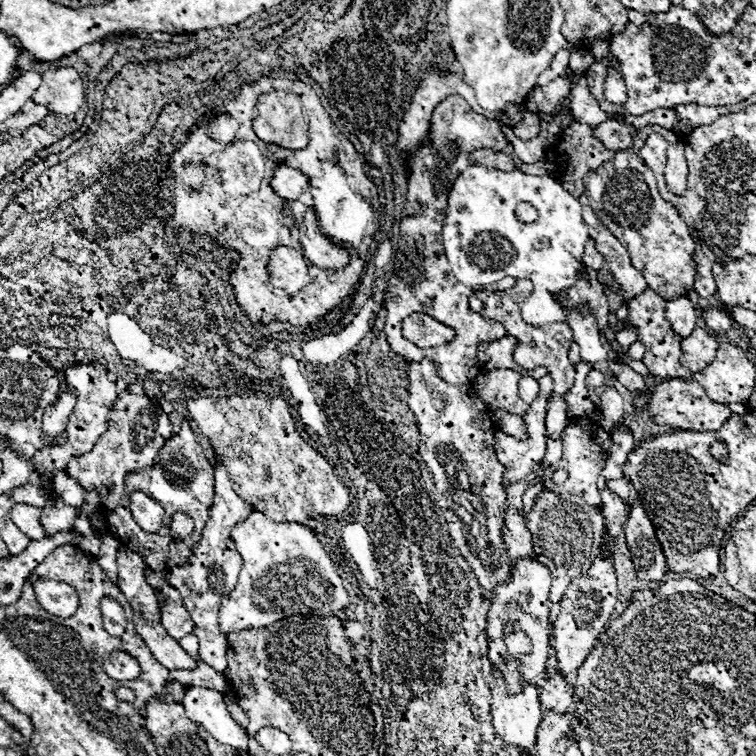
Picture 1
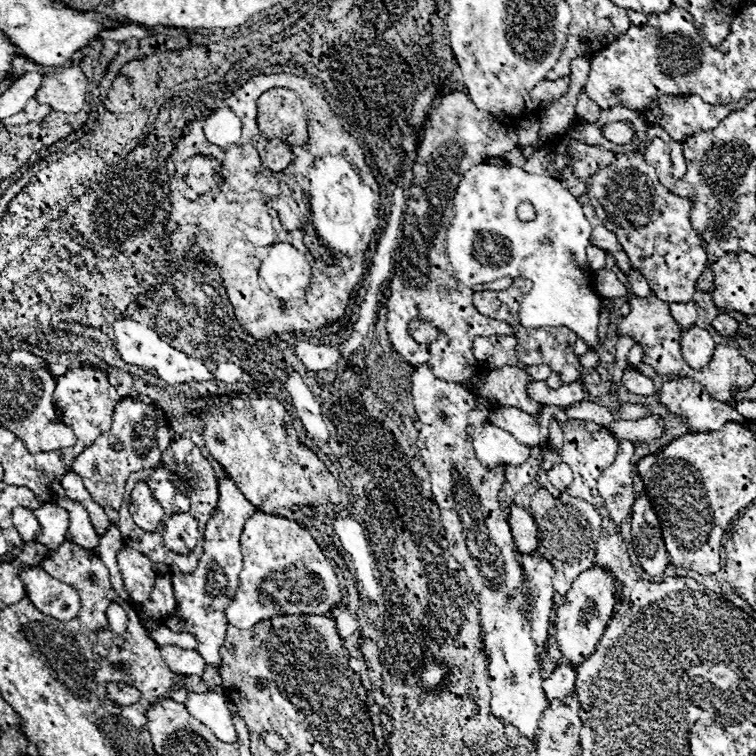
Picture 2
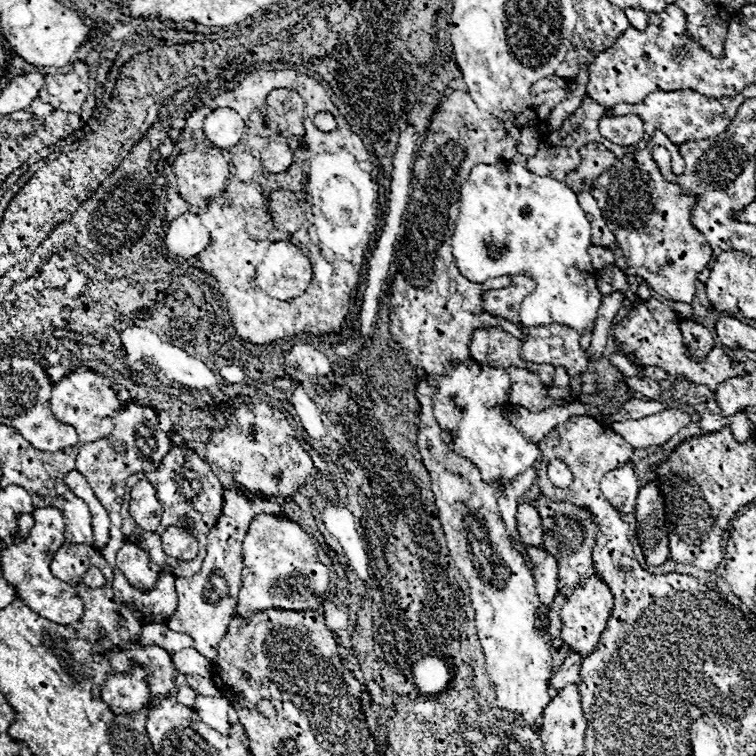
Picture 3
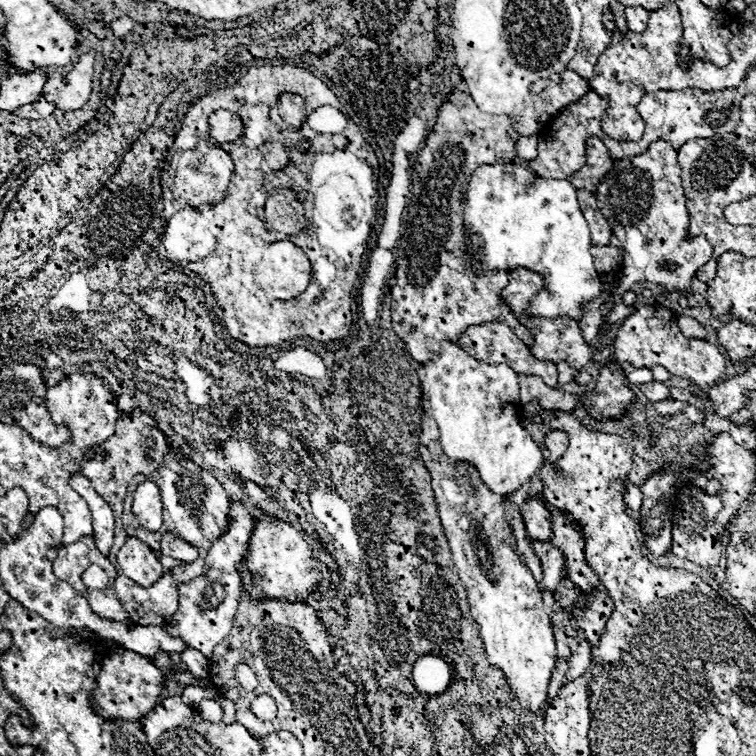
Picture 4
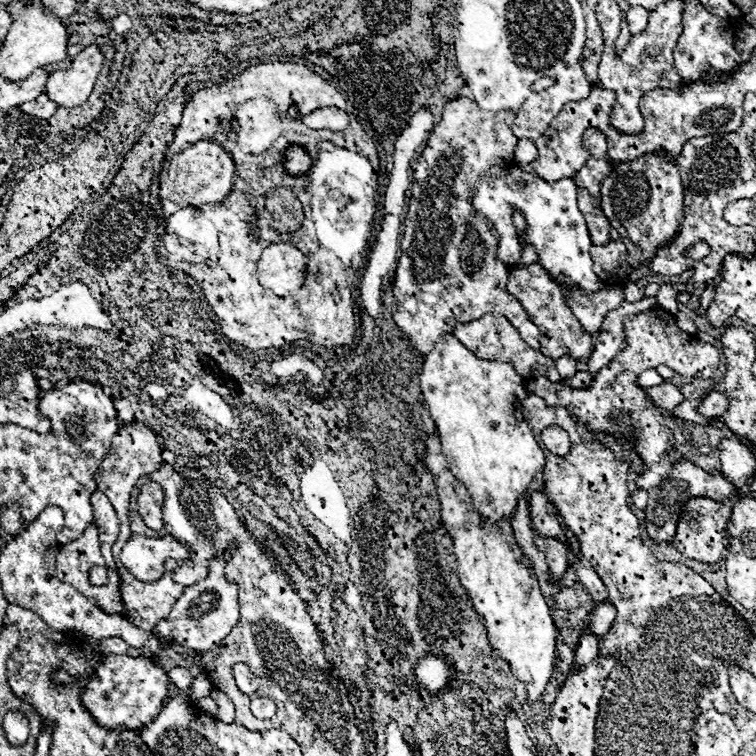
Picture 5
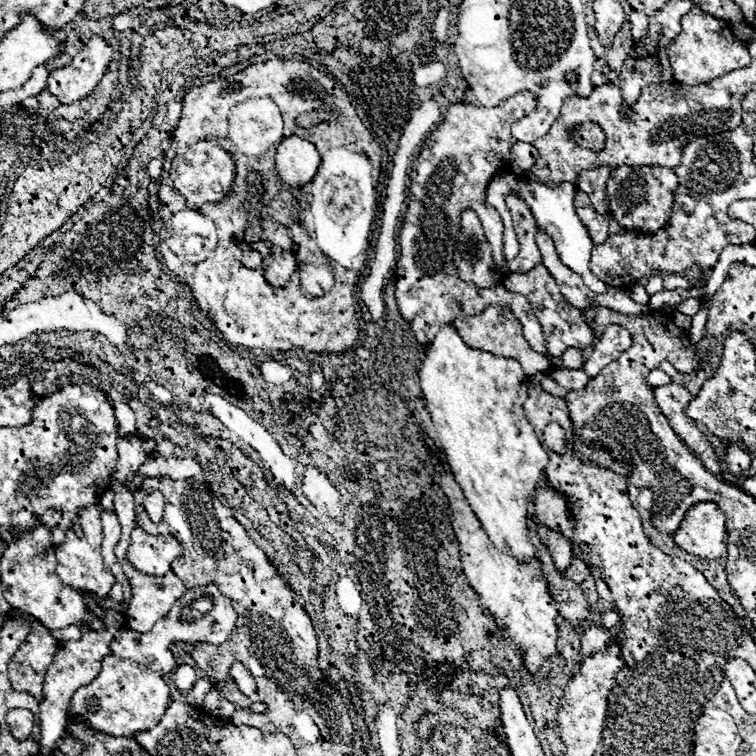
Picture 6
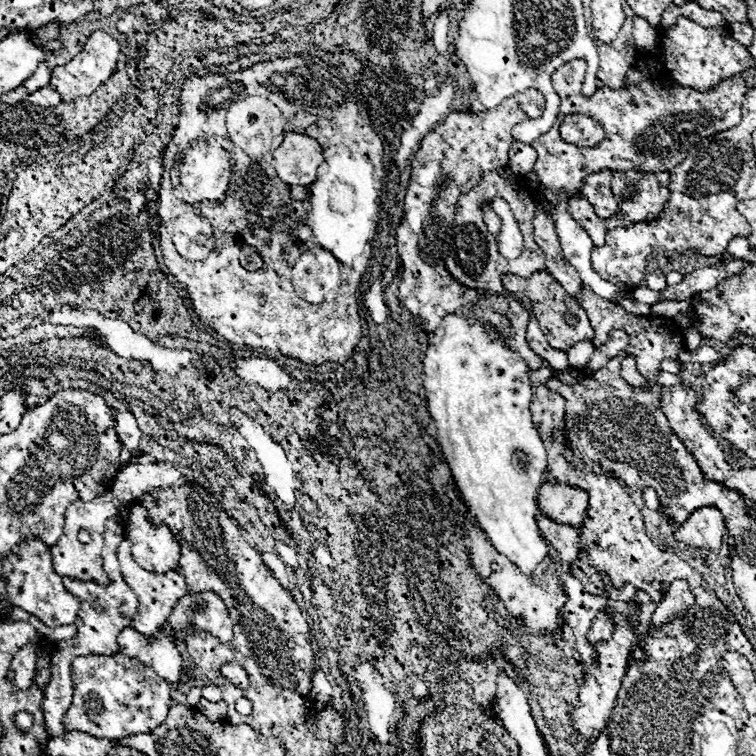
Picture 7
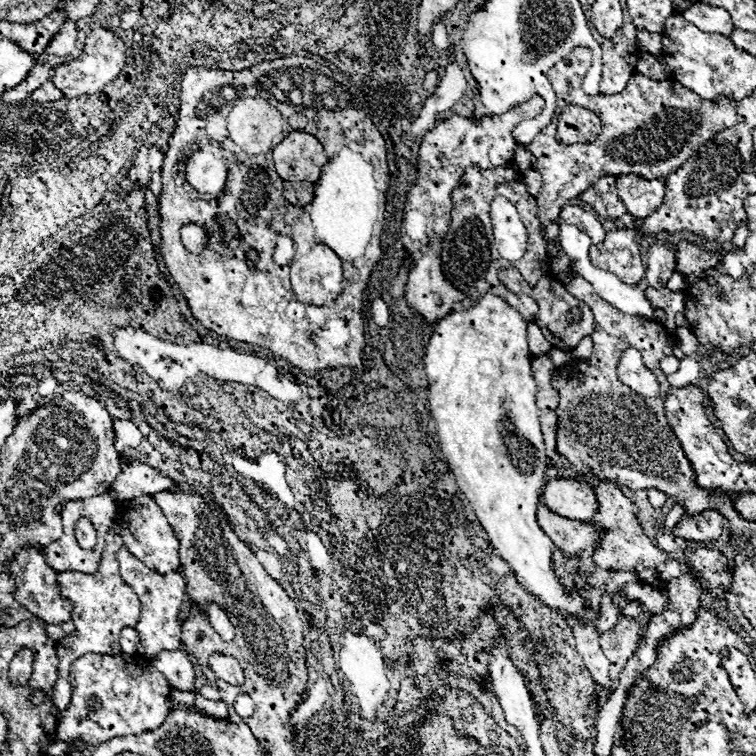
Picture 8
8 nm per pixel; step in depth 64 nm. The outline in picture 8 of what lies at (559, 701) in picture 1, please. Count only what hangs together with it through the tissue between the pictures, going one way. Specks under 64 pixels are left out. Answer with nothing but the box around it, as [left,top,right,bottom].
[594,598,620,634]

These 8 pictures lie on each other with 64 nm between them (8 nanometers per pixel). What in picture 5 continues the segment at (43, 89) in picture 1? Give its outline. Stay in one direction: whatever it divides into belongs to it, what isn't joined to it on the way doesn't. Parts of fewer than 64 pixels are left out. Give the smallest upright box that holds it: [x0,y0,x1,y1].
[44,46,104,108]

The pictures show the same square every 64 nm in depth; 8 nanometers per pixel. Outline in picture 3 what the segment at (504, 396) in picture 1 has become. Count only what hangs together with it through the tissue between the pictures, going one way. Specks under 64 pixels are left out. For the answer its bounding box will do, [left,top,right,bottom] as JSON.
[506,368,566,412]

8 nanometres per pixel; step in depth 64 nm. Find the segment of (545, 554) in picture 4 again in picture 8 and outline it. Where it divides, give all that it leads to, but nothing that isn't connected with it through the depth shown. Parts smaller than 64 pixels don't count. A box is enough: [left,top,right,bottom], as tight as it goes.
[538,502,598,558]

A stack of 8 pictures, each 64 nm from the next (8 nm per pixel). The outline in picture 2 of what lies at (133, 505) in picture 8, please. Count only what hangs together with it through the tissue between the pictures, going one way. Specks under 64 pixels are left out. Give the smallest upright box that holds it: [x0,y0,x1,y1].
[118,514,198,604]

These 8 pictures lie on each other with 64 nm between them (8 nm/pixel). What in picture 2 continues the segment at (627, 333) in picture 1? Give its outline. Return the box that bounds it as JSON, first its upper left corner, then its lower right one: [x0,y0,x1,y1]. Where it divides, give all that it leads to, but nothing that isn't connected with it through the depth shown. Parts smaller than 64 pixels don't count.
[612,336,634,382]

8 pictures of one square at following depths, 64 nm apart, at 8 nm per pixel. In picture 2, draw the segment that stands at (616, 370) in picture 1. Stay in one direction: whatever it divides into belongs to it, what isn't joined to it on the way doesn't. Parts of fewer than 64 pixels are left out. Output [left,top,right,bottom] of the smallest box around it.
[622,368,656,396]

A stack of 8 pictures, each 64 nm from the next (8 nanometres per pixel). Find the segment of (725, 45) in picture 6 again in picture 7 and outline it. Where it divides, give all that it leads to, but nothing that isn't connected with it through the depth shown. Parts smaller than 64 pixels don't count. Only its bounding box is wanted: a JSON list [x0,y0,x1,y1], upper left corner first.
[662,16,754,92]

